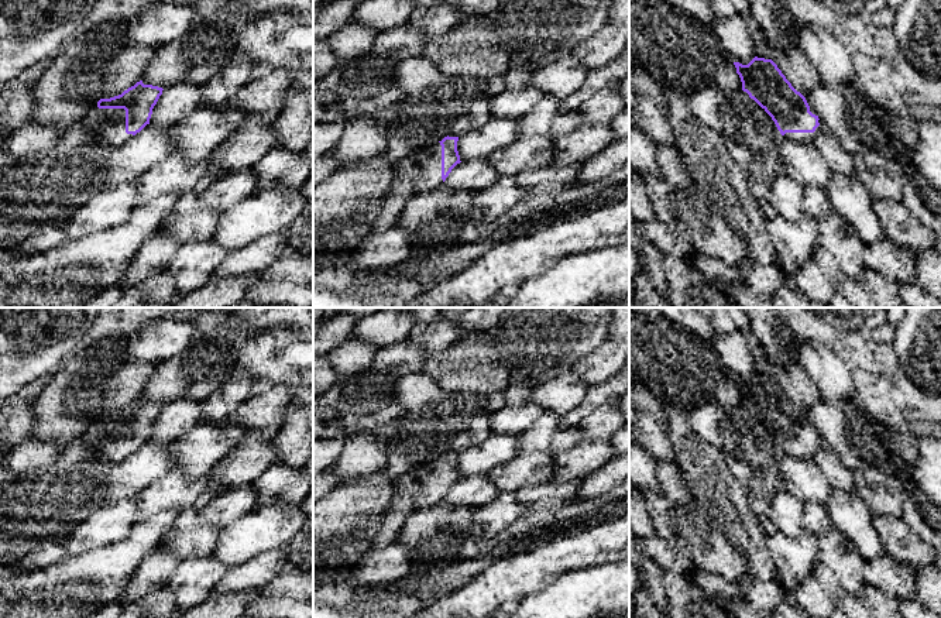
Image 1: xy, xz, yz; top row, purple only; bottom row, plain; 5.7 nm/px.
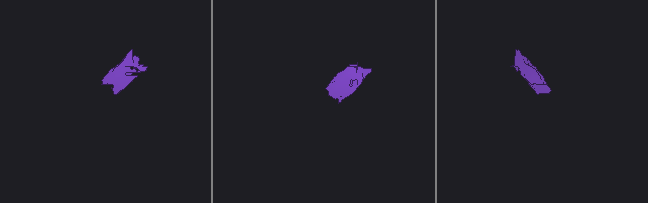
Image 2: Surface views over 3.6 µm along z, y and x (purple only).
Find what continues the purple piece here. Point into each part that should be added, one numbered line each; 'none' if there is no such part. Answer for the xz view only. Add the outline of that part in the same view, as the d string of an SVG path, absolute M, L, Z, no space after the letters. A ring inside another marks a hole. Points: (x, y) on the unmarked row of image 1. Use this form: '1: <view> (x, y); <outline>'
1: xz (423, 484); M442 461L412 468L394 481L396 492L412 498L413 511L436 507L443 502L442 495Z

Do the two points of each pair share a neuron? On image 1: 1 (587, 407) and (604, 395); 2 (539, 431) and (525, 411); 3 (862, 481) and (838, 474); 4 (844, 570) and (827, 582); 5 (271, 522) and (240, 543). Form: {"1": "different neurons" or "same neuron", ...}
{"1": "same neuron", "2": "different neurons", "3": "different neurons", "4": "different neurons", "5": "same neuron"}

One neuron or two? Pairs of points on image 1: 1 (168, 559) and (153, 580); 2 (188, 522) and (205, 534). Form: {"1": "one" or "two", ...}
{"1": "one", "2": "one"}

